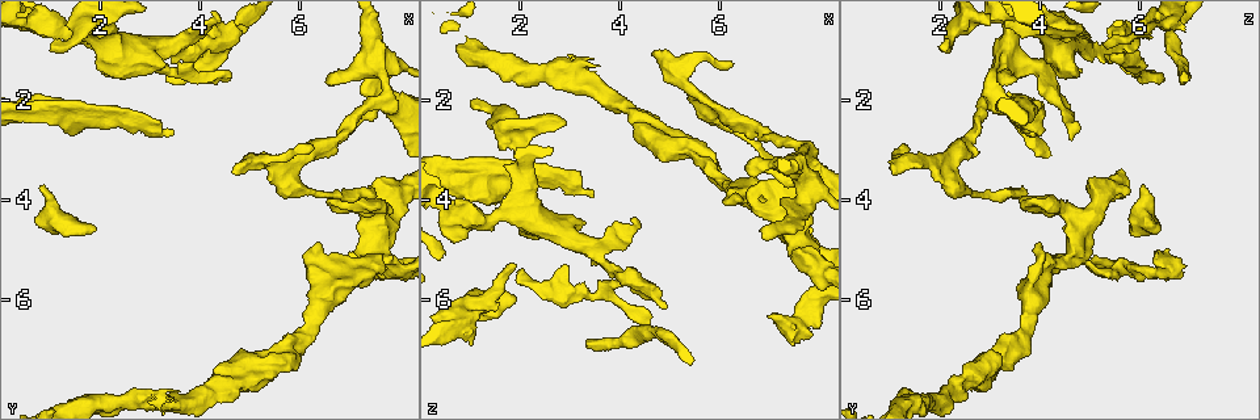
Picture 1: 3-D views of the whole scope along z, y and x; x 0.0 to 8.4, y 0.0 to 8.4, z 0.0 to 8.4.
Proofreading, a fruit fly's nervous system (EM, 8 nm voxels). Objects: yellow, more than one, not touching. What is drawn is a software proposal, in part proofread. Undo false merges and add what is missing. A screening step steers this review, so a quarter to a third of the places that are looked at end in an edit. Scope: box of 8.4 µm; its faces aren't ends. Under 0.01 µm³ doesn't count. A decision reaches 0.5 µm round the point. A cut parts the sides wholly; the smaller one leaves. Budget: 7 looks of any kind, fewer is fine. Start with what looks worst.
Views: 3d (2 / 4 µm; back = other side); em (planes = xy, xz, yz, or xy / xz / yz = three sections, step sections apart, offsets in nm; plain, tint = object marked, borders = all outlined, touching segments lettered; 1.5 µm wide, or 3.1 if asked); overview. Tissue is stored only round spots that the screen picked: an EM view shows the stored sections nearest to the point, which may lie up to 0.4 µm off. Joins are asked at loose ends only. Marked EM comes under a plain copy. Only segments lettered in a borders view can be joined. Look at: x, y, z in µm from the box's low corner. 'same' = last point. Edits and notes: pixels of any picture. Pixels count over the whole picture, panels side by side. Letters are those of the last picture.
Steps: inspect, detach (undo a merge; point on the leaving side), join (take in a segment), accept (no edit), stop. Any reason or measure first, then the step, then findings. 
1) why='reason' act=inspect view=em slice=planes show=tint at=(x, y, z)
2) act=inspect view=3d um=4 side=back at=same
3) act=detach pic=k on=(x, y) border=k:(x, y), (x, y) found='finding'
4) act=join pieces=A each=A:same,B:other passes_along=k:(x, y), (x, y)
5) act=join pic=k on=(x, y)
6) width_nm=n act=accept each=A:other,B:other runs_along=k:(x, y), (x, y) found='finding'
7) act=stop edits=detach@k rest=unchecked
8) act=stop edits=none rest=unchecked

why='free end' act=inspect view=em slice=planes show=borders at=(0.85, 3.75, 6.00)

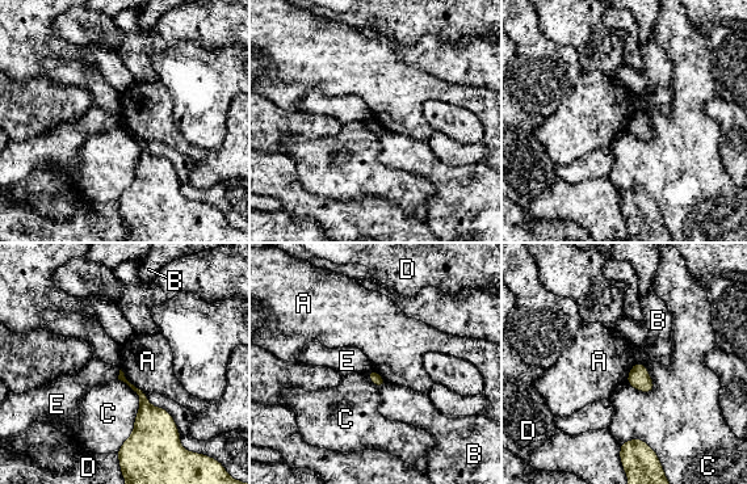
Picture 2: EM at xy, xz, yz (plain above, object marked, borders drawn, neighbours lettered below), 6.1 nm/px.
act=accept each=A:other,B:other,C:other,D:other,E:other found='none of them fits'

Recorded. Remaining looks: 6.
why='free end' act=inspect view=em slice=xy step=4 show=tint at=(6.90, 2.80, 4.65)

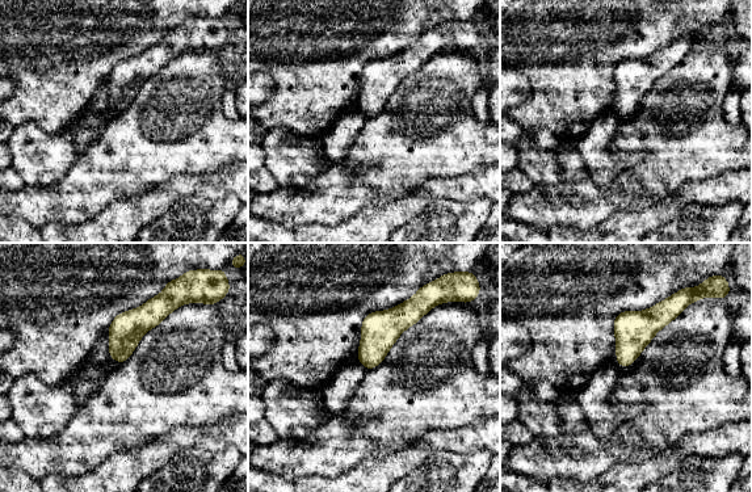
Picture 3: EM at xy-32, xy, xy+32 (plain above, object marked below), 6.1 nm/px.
act=inspect view=em slice=planes show=borders at=same

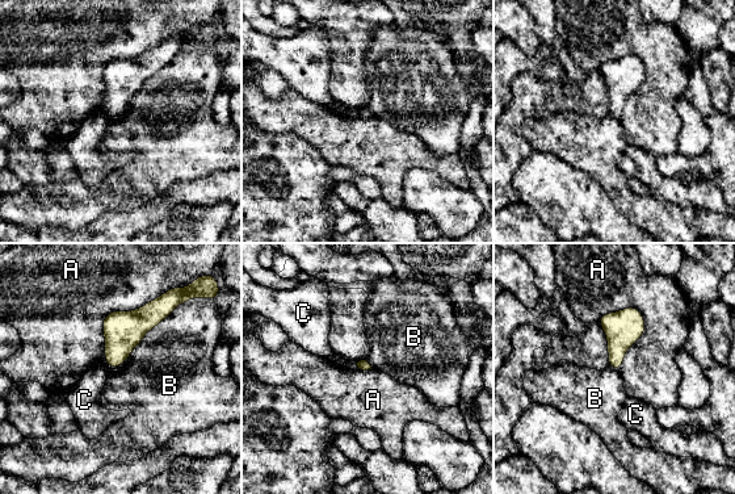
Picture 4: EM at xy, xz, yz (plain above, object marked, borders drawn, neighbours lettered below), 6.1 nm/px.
act=accept each=A:other,B:other,C:other found='no lettered segment goes on from it'

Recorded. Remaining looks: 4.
why='branch stops here' act=inspect view=em slice=xz step=8 show=borders at=(2.00, 1.10, 5.35)

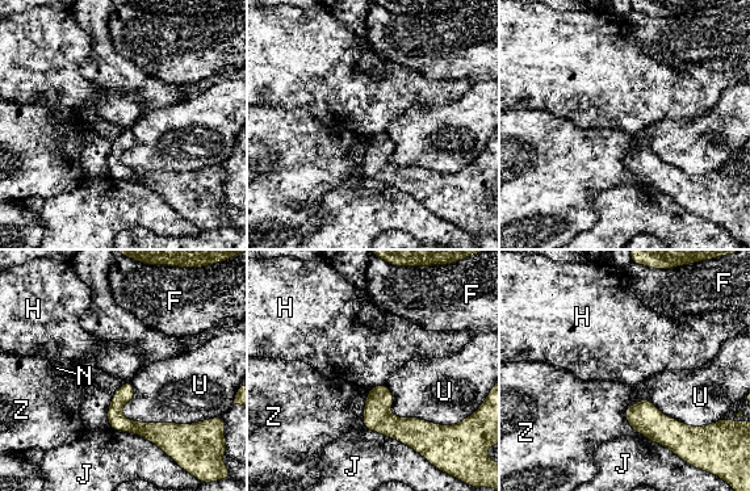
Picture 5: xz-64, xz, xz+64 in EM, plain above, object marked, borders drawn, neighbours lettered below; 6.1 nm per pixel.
act=inspect view=em slice=planes show=borders at=same

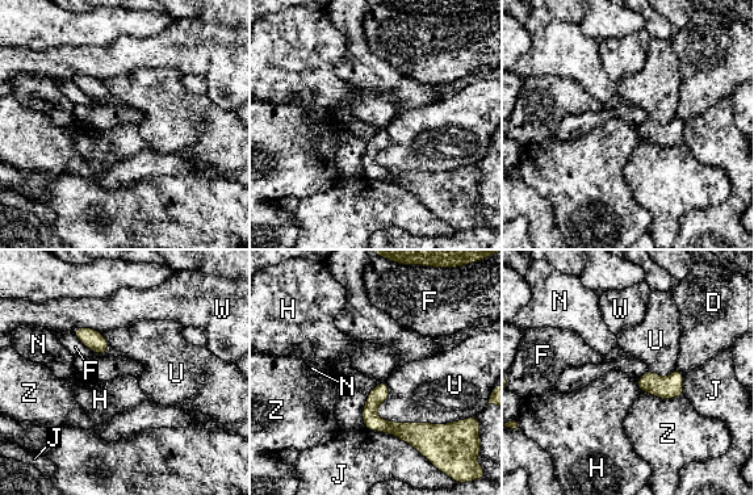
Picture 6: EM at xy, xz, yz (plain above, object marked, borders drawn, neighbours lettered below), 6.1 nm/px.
act=accept each=D:other,F:other,H:other,J:other,N:other,U:other,W:other,Z:other runs_along=6:(365, 412), (386, 427), (434, 428) found='no lettered segment goes on from it'

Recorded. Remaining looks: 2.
act=stop edits=none rest=unchecked

